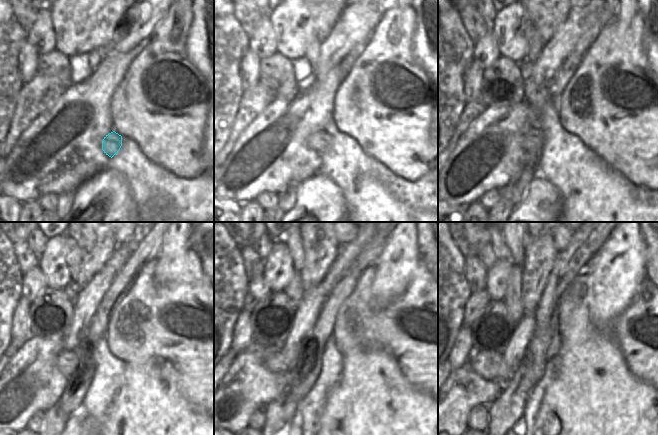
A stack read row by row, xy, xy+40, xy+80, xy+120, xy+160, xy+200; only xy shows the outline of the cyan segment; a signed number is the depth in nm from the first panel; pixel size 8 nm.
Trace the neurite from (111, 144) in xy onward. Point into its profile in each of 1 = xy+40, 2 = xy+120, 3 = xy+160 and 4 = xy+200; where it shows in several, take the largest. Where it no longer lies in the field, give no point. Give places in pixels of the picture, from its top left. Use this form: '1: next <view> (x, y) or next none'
1: next xy+40 (321, 141)
2: next xy+120 (67, 362)
3: next xy+160 (274, 362)
4: next xy+200 (487, 365)

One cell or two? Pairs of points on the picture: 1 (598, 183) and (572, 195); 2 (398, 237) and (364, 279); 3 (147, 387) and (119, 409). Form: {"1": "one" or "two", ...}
{"1": "one", "2": "two", "3": "one"}

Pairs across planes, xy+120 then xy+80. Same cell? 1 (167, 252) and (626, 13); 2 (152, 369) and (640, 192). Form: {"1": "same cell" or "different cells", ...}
{"1": "same cell", "2": "different cells"}

